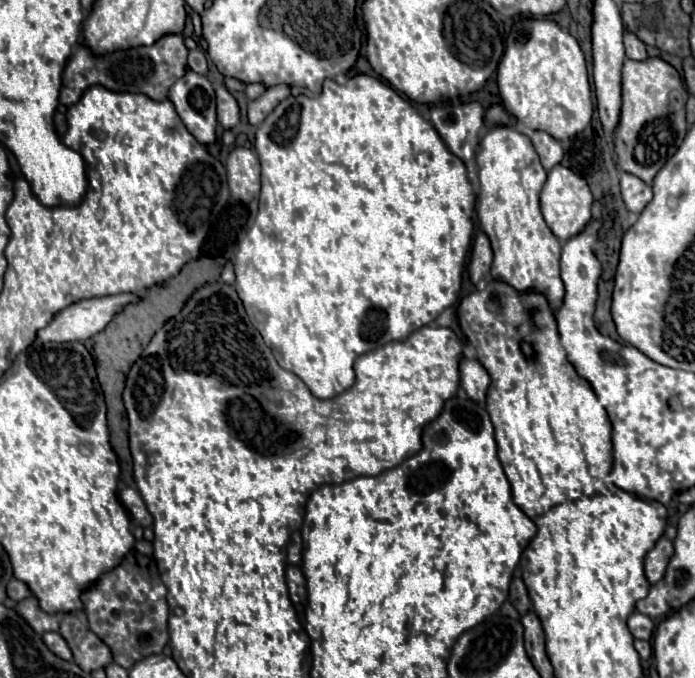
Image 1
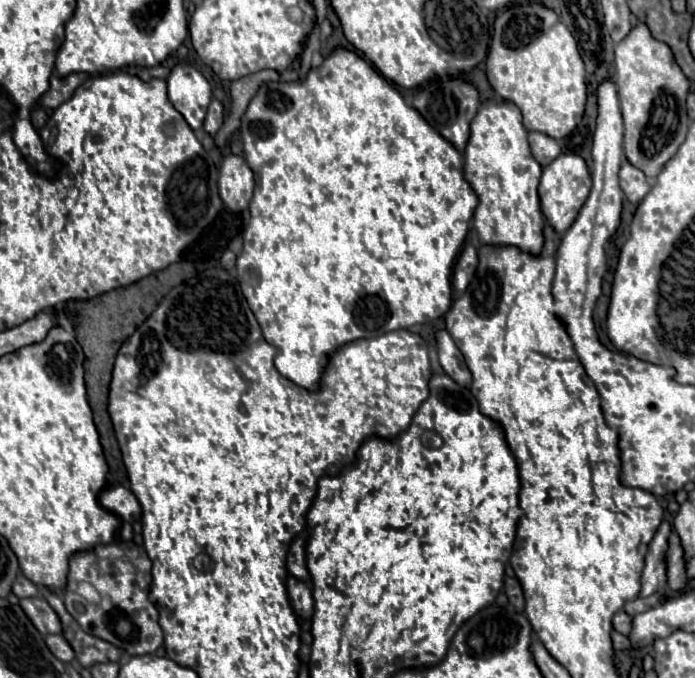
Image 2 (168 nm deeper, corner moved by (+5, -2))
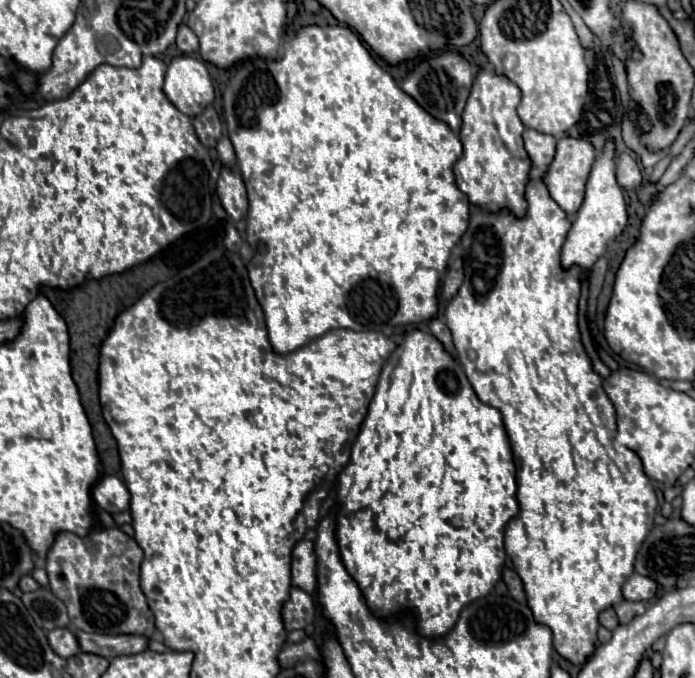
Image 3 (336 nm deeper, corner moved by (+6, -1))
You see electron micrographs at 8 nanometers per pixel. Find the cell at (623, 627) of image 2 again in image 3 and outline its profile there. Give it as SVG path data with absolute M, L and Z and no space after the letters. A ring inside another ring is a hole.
M608 608L608 610L602 610L602 612L598 614L598 622L600 622L604 628L608 628L608 630L614 630L614 628L618 626L616 612L614 612L612 608Z

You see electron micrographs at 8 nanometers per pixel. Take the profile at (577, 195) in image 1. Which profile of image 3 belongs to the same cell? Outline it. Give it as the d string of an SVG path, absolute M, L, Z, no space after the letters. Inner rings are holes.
M564 136L564 138L558 140L558 148L556 148L554 162L550 164L550 168L548 168L548 172L546 172L546 186L548 186L548 190L550 190L550 196L558 202L558 206L560 206L566 214L570 214L570 216L582 206L584 186L586 186L588 174L590 174L592 164L594 164L594 156L596 156L594 146L592 146L588 140L584 140L584 138Z

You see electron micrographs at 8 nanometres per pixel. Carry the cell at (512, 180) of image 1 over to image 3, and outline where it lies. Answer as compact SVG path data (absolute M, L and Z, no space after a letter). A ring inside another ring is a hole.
M480 68L474 76L472 90L462 112L460 140L464 152L454 164L456 184L472 204L490 212L510 208L514 216L522 216L526 212L524 188L530 172L530 158L522 142L524 124L516 114L518 104L520 88L514 82L492 68Z

